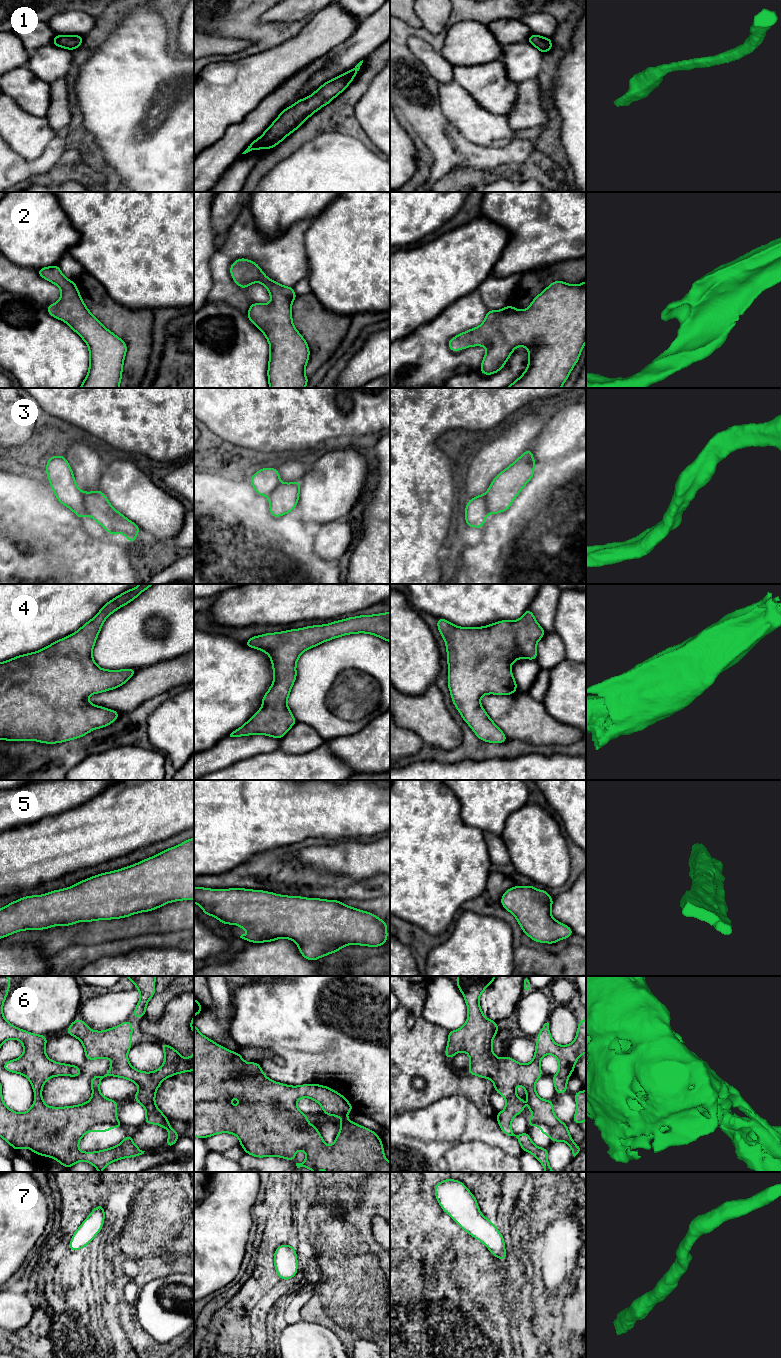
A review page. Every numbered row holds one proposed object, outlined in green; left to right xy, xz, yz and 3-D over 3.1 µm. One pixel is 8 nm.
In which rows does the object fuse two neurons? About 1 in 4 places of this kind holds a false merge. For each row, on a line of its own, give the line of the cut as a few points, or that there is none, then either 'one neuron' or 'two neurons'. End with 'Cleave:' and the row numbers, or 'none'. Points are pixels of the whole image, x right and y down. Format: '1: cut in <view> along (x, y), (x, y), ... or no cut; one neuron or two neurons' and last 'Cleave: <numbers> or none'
1: no cut; one neuron
2: no cut; one neuron
3: cut in xy along (82, 492), (86, 512); two neurons
4: no cut; one neuron
5: no cut; one neuron
6: cut in xy along (119, 1123), (98, 1123), (88, 1130); two neurons
7: no cut; one neuron
Cleave: 3, 6

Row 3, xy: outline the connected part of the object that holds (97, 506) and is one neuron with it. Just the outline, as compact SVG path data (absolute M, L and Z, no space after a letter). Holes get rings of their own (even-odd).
M100 490L83 492L85 511L97 521L106 531L115 536L122 532L128 541L136 544L136 536L140 527L119 513Z

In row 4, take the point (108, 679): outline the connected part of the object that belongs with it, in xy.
M139 584L107 602L75 633L42 650L23 654L0 663L0 739L55 744L85 736L94 729L112 724L119 712L96 706L86 698L116 689L137 669L105 670L97 666L92 651L106 618L138 597L154 584Z

